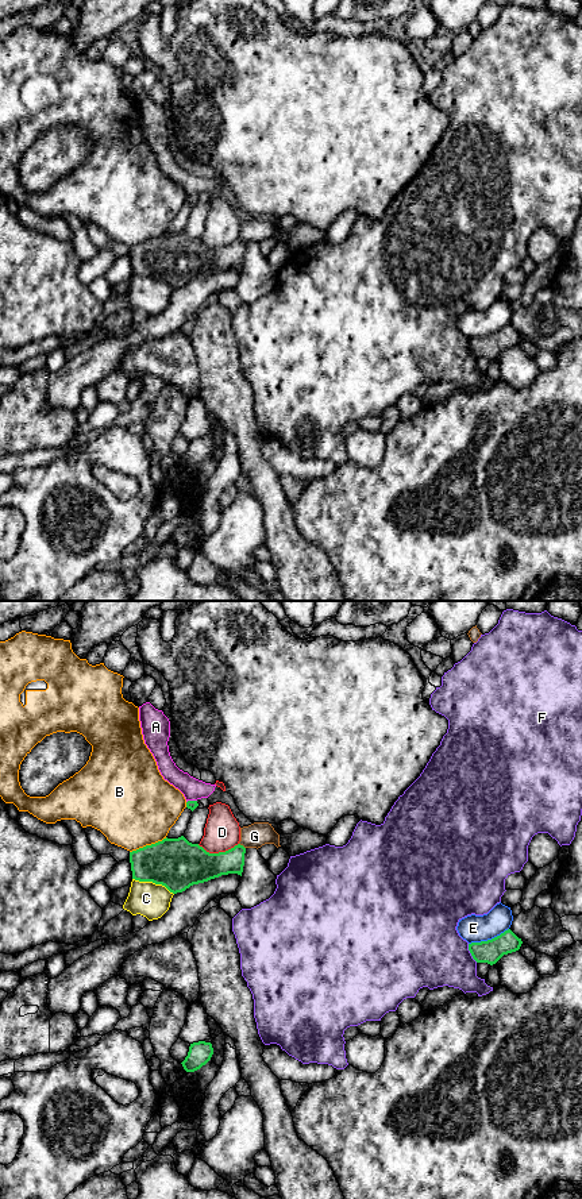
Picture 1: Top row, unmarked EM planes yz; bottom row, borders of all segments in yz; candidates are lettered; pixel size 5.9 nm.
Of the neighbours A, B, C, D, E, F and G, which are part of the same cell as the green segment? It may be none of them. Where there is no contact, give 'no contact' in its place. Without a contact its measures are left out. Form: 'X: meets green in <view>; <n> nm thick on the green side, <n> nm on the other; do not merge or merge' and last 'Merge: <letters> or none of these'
A: meets green in yz; 60 nm thick on the green side, 130 nm on the other; do not merge
B: meets green in yz; 300 nm thick on the green side, 480 nm on the other; do not merge
C: meets green in yz; 300 nm thick on the green side, 200 nm on the other; do not merge
D: meets green in yz; 280 nm thick on the green side, 220 nm on the other; do not merge
E: meets green in yz; 140 nm thick on the green side, 160 nm on the other; do not merge
F: meets green in yz; 140 nm thick on the green side, 420 nm on the other; do not merge
G: meets green in yz; 170 nm thick on the green side, 140 nm on the other; do not merge
Merge: none of these

